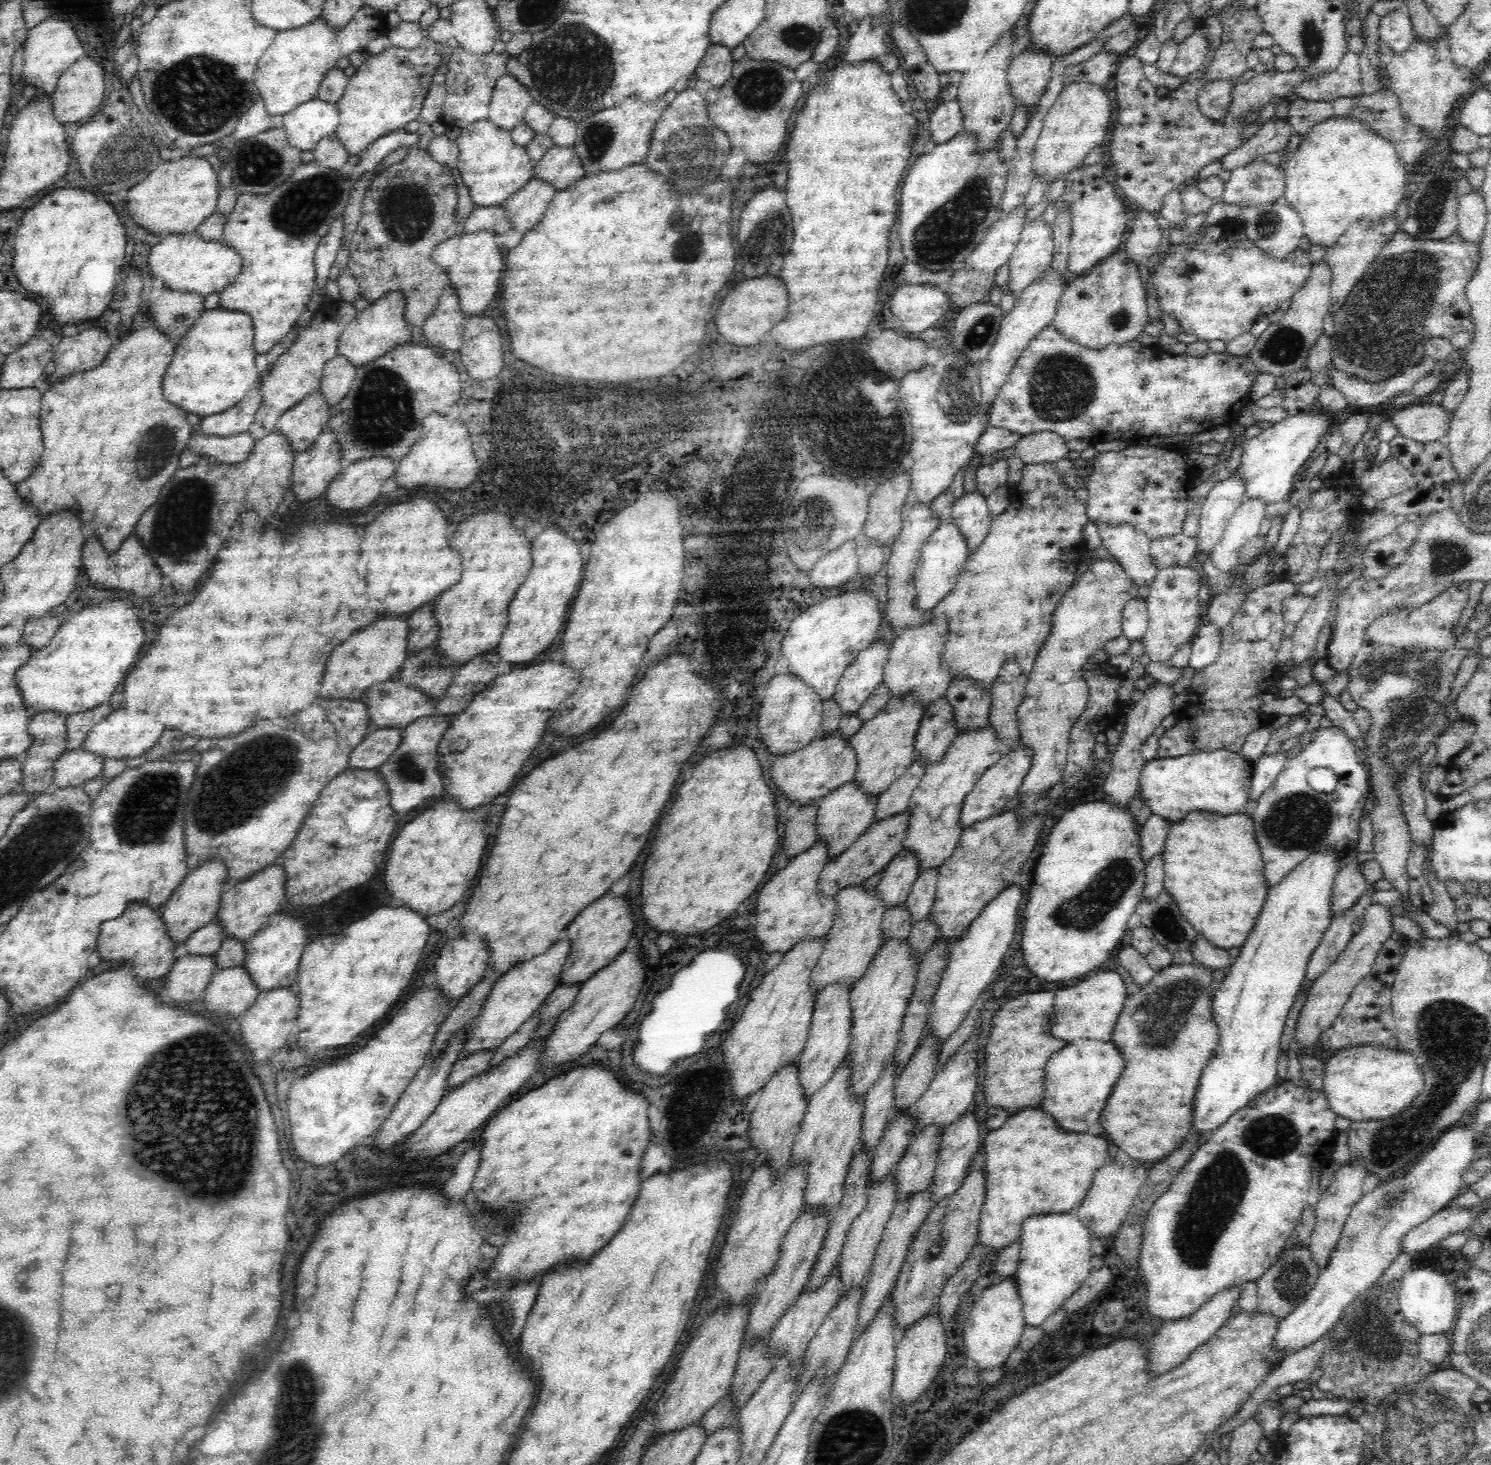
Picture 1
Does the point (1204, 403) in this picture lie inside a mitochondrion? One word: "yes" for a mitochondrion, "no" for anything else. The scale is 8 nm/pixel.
no

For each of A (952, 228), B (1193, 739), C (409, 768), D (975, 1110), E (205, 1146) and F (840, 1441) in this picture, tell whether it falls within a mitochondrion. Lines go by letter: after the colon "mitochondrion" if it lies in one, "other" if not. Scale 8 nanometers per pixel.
A: mitochondrion
B: mitochondrion
C: mitochondrion
D: other
E: mitochondrion
F: mitochondrion

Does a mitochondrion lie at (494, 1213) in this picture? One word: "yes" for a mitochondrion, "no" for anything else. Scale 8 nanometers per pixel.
no

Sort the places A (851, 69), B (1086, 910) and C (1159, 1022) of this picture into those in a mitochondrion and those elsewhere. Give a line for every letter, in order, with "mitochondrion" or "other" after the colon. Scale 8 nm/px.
A: other
B: mitochondrion
C: mitochondrion

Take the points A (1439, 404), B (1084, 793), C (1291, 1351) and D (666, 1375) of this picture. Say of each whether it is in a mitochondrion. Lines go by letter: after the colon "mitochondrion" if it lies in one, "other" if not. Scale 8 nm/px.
A: other
B: other
C: other
D: other

